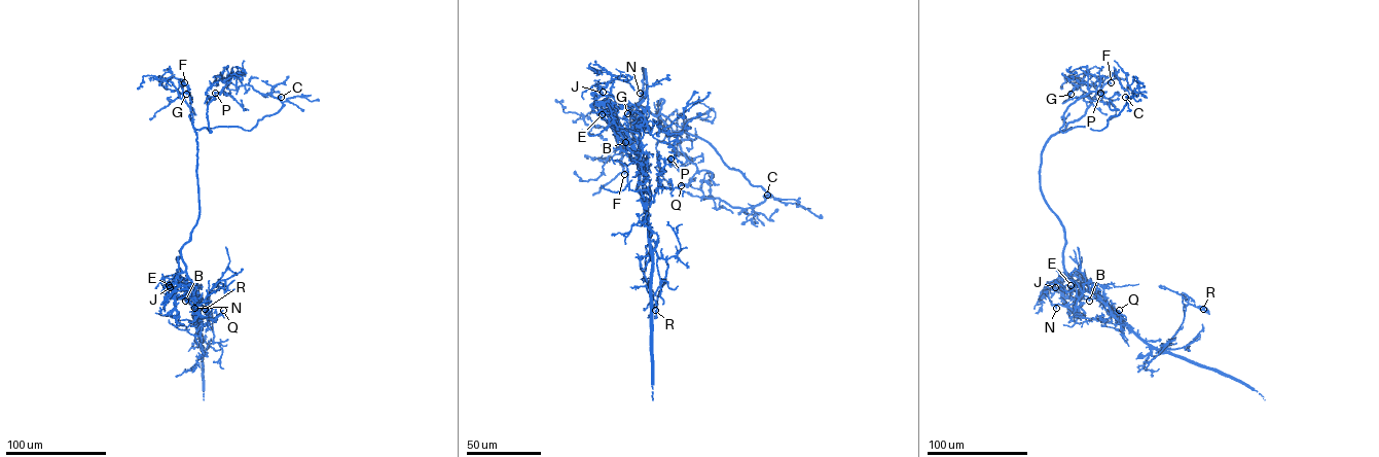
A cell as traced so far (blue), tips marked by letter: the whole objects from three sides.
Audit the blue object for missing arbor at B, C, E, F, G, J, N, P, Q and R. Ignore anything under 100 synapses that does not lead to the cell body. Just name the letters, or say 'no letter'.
F

